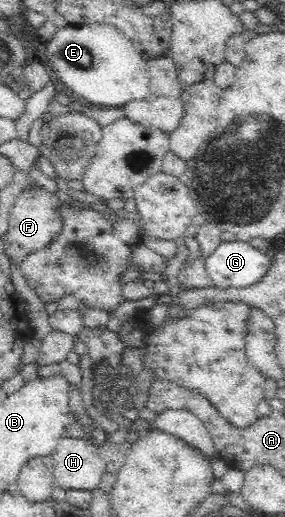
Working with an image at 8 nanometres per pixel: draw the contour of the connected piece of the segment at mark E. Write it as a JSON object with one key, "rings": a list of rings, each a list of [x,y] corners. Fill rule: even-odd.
{"rings":[[[98,23],[64,26],[50,41],[43,41],[41,57],[50,72],[89,106],[118,108],[149,94],[150,78],[143,57],[114,26]]]}

